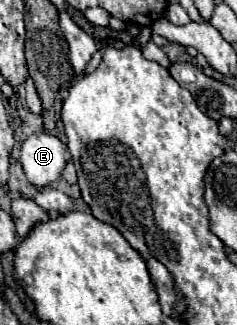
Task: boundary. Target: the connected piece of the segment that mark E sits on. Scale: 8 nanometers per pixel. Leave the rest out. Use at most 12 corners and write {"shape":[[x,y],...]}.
{"shape":[[30,135],[20,151],[28,181],[40,189],[60,177],[66,145]]}

